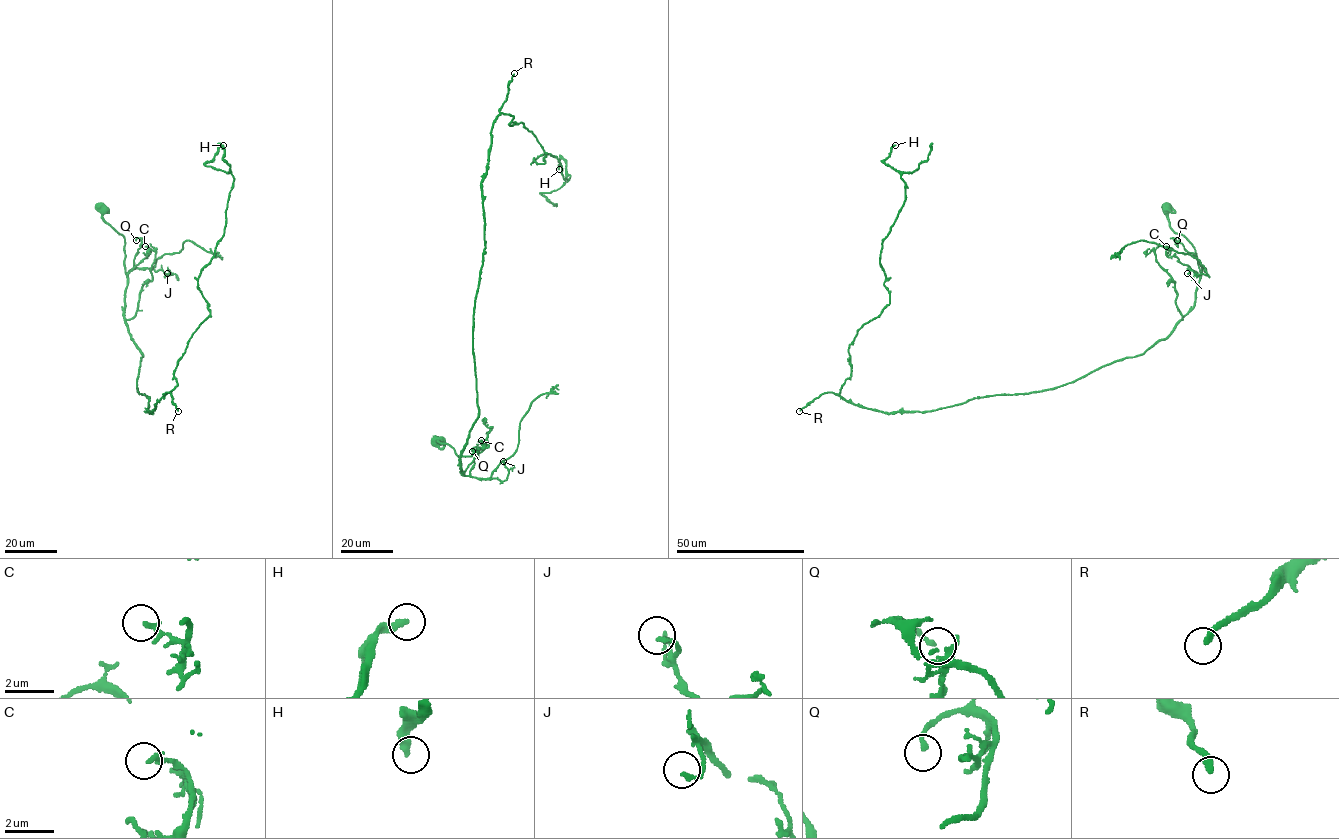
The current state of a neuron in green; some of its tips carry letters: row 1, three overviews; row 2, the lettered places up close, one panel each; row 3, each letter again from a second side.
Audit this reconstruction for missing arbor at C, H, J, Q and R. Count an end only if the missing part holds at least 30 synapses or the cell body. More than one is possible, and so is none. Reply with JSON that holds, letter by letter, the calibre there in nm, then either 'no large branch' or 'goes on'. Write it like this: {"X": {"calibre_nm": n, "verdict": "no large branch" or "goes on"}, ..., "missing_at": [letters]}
{"C": {"calibre_nm": 180, "verdict": "no large branch"}, "H": {"calibre_nm": 300, "verdict": "no large branch"}, "J": {"calibre_nm": 160, "verdict": "no large branch"}, "Q": {"calibre_nm": 190, "verdict": "no large branch"}, "R": {"calibre_nm": 260, "verdict": "goes on"}, "missing_at": ["R"]}

